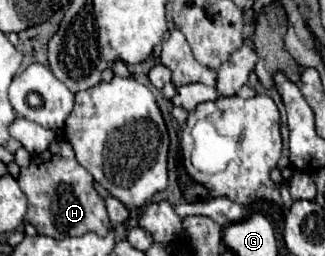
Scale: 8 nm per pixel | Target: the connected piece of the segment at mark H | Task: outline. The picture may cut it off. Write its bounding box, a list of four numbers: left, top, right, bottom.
[18,136,112,238]

